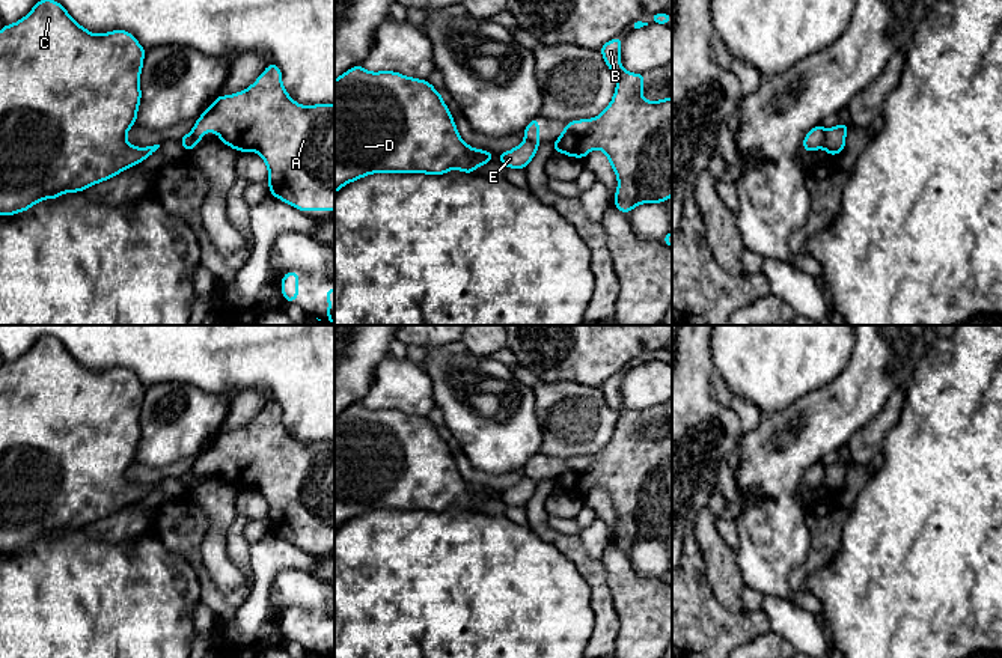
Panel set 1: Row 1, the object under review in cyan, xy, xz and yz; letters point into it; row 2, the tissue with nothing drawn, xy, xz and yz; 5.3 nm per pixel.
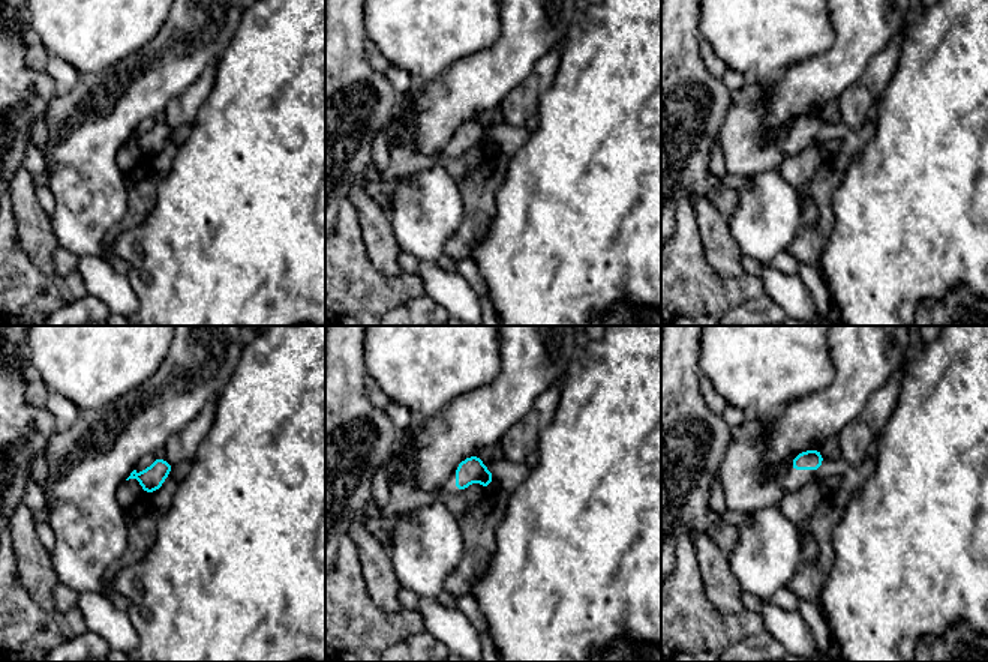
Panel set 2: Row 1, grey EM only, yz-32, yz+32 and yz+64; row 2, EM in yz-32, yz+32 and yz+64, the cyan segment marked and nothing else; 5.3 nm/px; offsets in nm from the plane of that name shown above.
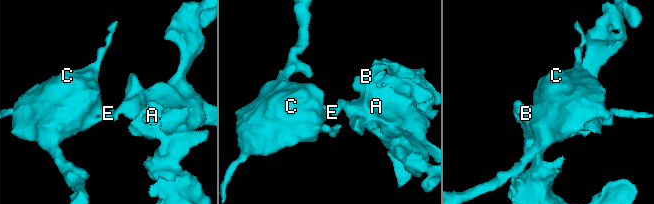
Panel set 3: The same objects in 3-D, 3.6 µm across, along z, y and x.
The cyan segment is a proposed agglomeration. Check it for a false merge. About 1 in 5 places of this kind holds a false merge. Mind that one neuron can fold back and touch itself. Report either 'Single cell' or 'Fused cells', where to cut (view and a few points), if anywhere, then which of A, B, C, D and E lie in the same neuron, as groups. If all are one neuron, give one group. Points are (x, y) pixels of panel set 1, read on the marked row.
Fused cells. Split along yz (826, 130), (821, 146). Groups: A B / C D E

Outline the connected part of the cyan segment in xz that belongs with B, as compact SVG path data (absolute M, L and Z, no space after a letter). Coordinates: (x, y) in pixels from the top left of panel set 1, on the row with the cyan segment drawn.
M613 38L600 48L607 68L618 78L610 104L597 117L568 122L551 148L580 160L591 151L601 149L618 178L613 205L628 214L640 203L663 203L672 197L672 98L642 98L645 74L633 74L621 66L622 41L624 38Z

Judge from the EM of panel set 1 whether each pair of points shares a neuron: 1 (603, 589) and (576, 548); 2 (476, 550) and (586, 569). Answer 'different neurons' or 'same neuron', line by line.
1: same neuron
2: different neurons

